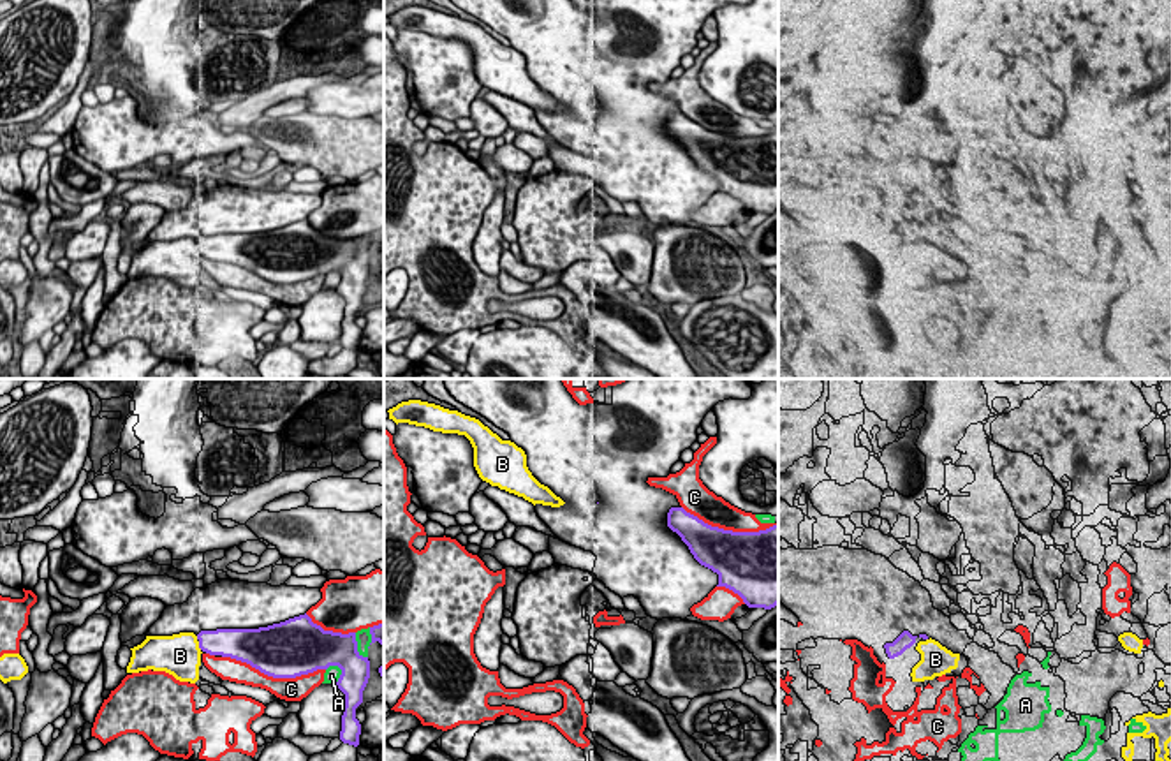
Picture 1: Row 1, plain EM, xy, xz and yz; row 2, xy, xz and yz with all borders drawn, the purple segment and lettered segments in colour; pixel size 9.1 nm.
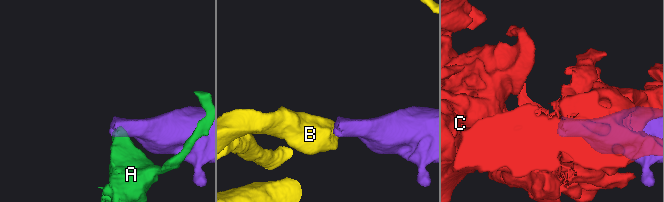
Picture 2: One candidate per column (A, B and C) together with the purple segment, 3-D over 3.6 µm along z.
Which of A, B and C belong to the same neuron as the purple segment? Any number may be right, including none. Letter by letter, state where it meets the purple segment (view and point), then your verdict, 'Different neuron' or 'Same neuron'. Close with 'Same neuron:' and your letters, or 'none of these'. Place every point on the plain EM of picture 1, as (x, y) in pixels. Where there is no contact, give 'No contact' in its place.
A: Touches purple at xy (342, 277). Different neuron
B: Touches purple at xy (199, 251). Same neuron
C: Touches purple at xy (273, 282). Different neuron
Same neuron: B

